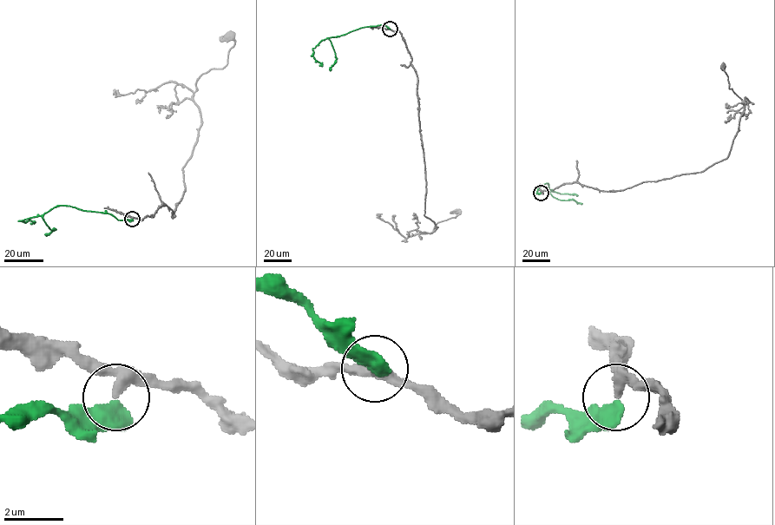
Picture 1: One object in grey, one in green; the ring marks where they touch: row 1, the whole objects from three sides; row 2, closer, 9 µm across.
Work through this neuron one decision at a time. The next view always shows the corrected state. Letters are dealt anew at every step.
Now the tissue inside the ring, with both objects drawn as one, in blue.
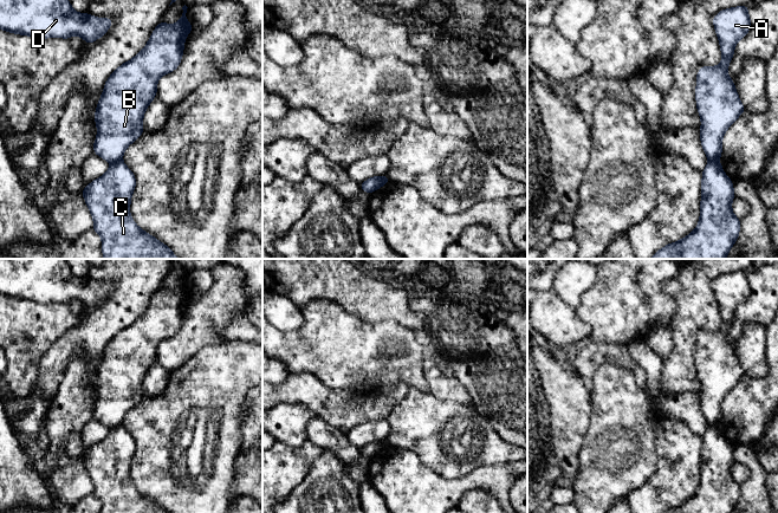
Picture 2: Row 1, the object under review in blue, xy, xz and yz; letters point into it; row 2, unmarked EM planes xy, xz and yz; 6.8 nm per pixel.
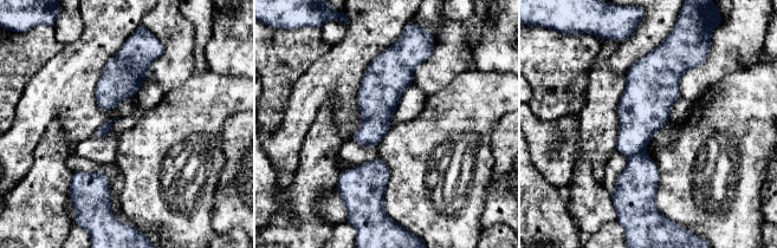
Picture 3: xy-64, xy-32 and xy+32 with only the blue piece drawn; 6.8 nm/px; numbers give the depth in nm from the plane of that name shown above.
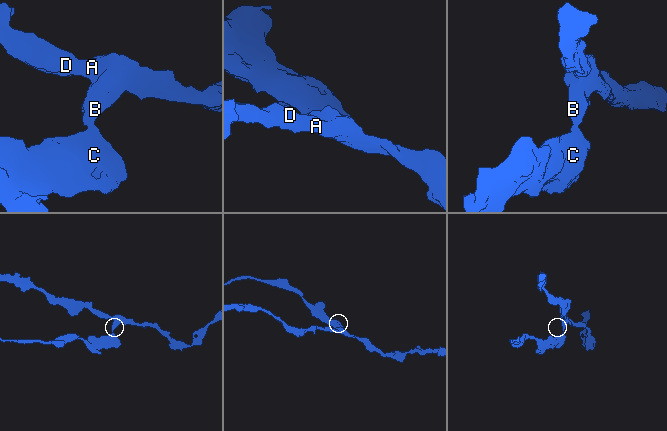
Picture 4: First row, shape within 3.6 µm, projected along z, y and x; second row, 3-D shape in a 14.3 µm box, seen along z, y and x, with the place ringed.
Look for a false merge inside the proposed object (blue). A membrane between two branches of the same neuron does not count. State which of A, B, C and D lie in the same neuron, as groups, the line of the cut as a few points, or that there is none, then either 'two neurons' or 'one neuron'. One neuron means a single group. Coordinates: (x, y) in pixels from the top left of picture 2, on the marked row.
A B D / C; cut in yz along (708, 160), (718, 162); two neurons

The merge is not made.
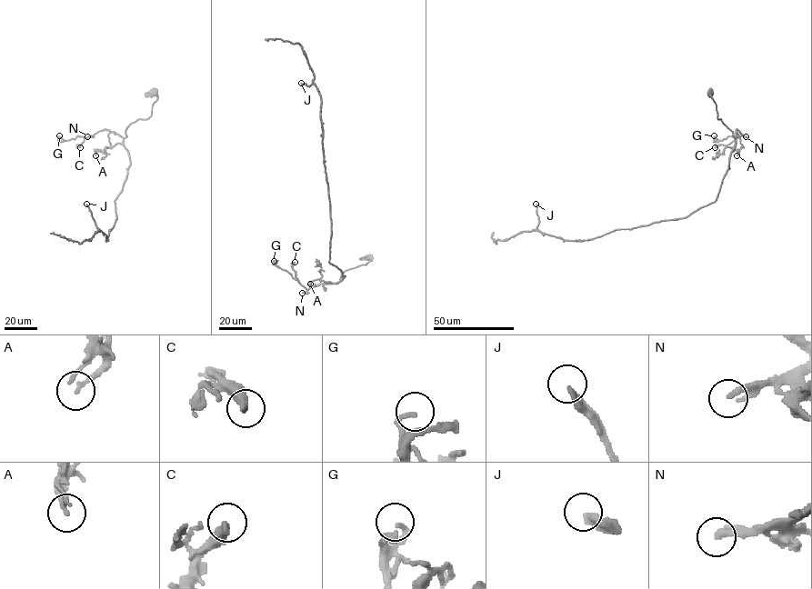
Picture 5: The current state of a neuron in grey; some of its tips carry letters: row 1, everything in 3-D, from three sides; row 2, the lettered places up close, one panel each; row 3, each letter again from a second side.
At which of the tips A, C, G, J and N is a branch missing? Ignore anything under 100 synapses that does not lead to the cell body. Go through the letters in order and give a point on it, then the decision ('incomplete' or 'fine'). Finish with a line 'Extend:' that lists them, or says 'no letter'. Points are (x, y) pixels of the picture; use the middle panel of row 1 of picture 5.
A: (310, 284) | fine
C: (295, 262) | fine
G: (274, 261) | fine
J: (301, 83) | incomplete
N: (302, 293) | fine
Extend: J

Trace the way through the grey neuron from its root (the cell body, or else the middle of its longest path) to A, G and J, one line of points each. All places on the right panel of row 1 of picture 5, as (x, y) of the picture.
A: (710, 91), (717, 118), (733, 132), (736, 144), (732, 151), (737, 149), (736, 155)
G: (710, 91), (717, 118), (735, 138), (736, 130), (742, 134), (717, 142), (714, 135)
J: (710, 91), (717, 118), (736, 139), (714, 202), (682, 218), (580, 241), (541, 233), (536, 228), (536, 204)

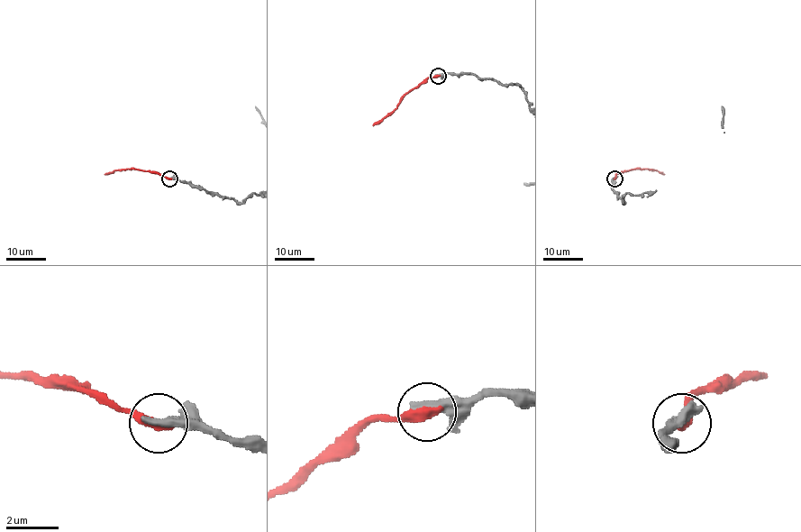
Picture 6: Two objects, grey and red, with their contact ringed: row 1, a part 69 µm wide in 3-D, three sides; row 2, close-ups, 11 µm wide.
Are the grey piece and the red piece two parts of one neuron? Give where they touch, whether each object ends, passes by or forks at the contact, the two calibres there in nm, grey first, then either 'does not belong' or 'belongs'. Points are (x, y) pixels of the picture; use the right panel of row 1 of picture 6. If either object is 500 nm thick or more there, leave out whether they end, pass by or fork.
at (614, 178); grey ends there; red ends there; 360 nm thick on the grey side, 440 nm on the other; does not belong

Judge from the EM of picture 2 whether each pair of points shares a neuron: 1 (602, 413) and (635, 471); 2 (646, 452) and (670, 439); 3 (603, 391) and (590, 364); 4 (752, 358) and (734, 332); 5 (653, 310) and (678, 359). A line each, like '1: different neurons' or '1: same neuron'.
1: same neuron
2: different neurons
3: different neurons
4: different neurons
5: different neurons

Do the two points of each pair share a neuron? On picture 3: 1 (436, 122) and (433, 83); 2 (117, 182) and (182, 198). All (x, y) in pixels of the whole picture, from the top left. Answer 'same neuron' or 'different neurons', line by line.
1: different neurons
2: different neurons

